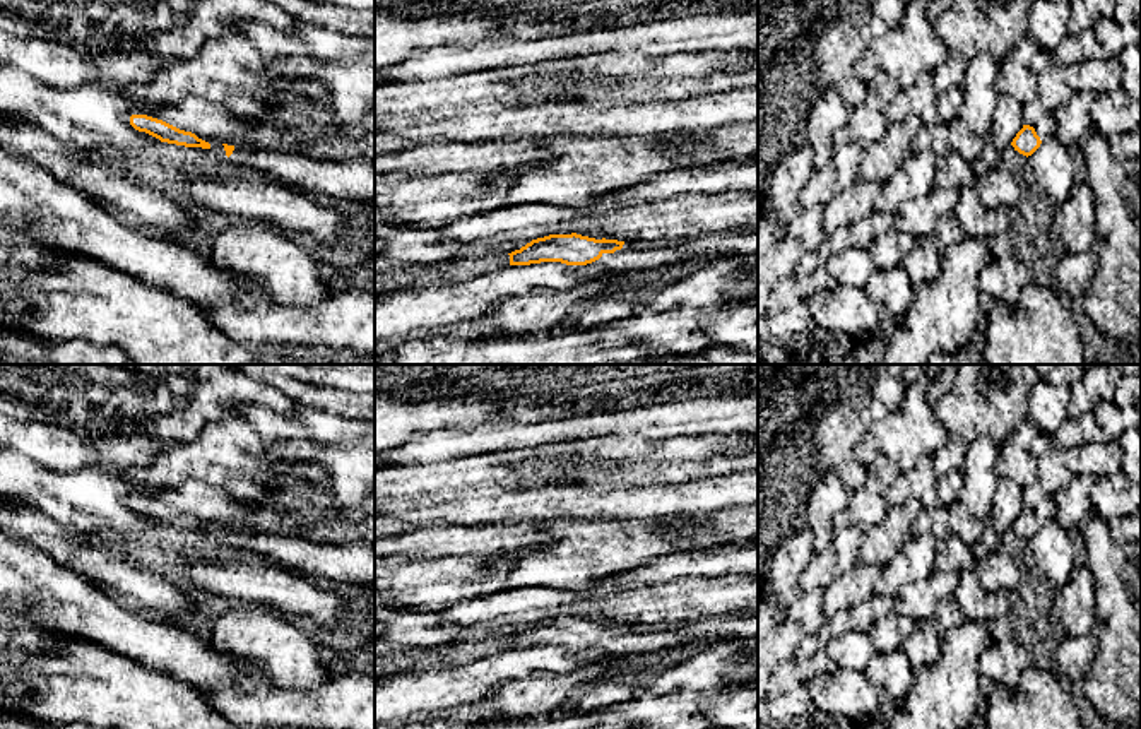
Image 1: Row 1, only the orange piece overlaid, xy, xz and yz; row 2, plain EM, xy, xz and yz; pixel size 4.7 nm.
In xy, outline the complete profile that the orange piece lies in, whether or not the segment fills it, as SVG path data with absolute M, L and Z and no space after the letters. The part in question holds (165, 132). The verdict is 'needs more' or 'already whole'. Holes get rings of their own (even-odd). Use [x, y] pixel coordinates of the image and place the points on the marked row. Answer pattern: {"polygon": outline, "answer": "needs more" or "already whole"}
{"polygon": "M132 115L130 125L139 132L145 132L159 139L161 142L185 145L185 147L210 149L210 144L198 139L195 133L180 130L163 120L147 115Z", "answer": "already whole"}

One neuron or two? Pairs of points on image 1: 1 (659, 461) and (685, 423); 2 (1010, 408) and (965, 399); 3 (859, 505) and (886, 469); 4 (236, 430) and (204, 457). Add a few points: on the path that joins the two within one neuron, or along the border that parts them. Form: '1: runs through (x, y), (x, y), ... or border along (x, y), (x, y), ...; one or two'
1: border along (714, 435), (678, 435), (652, 444); two
2: runs through (999, 408), (975, 408); one
3: runs through (868, 497), (880, 478); one
4: runs through (228, 438), (212, 454); one

